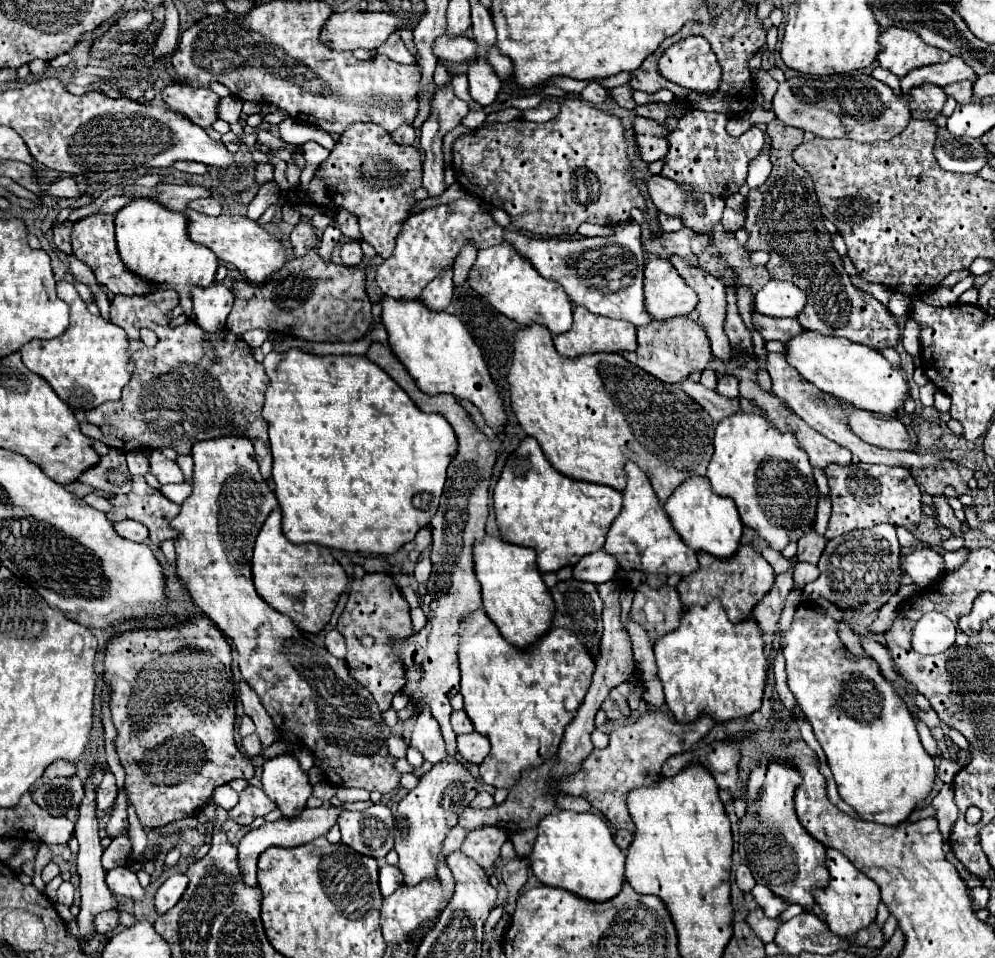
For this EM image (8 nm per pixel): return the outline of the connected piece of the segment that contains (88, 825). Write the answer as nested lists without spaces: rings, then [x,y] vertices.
[[[92,781],[84,783],[86,789],[86,797],[80,805],[80,815],[76,821],[76,829],[74,829],[74,837],[80,843],[80,851],[78,851],[78,863],[76,863],[76,873],[80,875],[80,913],[76,917],[78,927],[80,927],[80,939],[88,939],[88,935],[94,933],[94,917],[106,909],[118,909],[120,901],[116,899],[116,895],[108,889],[106,881],[104,881],[104,869],[102,869],[102,845],[100,845],[100,837],[98,837],[98,821],[96,821],[96,803],[94,803],[94,785]]]

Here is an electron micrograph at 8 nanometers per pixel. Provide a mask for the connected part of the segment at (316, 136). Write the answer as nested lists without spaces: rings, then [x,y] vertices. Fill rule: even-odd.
[[[286,119],[282,129],[284,129],[284,141],[292,143],[292,145],[304,145],[308,141],[316,141],[318,145],[332,149],[336,143],[336,139],[330,133],[316,129],[316,125],[308,125],[308,123],[302,123],[296,119]]]

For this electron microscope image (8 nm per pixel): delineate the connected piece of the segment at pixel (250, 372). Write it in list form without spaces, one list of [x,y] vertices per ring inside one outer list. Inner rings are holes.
[[[158,289],[150,295],[140,295],[140,297],[128,297],[128,295],[116,295],[110,305],[110,319],[118,327],[122,327],[128,335],[130,347],[128,355],[132,363],[136,365],[128,385],[122,389],[122,399],[118,403],[104,403],[92,411],[86,413],[86,419],[100,427],[104,433],[102,443],[108,447],[116,447],[122,453],[128,451],[142,451],[142,449],[152,449],[152,447],[172,447],[176,453],[190,453],[192,445],[202,441],[202,439],[212,439],[212,437],[222,437],[222,435],[246,435],[254,443],[256,459],[260,465],[262,475],[266,481],[270,481],[270,469],[272,469],[272,457],[270,457],[270,441],[268,441],[268,427],[262,413],[264,405],[264,393],[268,387],[268,375],[264,373],[264,367],[254,359],[252,349],[246,345],[244,339],[234,337],[226,329],[220,329],[220,333],[204,333],[200,325],[194,321],[186,321],[184,325],[170,329],[169,324],[172,319],[170,312],[179,305],[179,295],[172,289]],[[146,327],[152,329],[158,335],[158,345],[154,349],[148,349],[142,341],[138,331]],[[208,339],[220,357],[218,363],[210,361],[202,353],[202,341]]]

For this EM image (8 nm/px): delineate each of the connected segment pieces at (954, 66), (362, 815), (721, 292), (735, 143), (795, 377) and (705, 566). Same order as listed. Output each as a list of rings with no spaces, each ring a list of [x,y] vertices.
[[[952,57],[948,63],[936,63],[936,65],[912,69],[904,77],[900,77],[900,89],[902,89],[902,93],[908,93],[910,89],[914,89],[916,85],[922,85],[922,83],[934,83],[938,87],[946,87],[950,83],[964,81],[964,79],[976,81],[976,75],[964,63],[964,59]]]
[[[373,804],[362,812],[340,809],[338,825],[342,841],[362,855],[384,859],[394,847],[394,819],[385,805]]]
[[[670,257],[668,259],[680,277],[698,293],[698,305],[696,311],[700,315],[700,323],[708,333],[712,355],[718,359],[730,357],[730,341],[724,333],[724,319],[726,319],[726,285],[720,277],[714,277],[712,273],[704,273],[702,269],[696,269],[688,265],[682,257]]]
[[[690,111],[680,117],[678,127],[668,135],[670,151],[664,157],[662,177],[676,181],[682,187],[690,187],[698,193],[712,193],[712,197],[726,199],[740,191],[746,183],[748,163],[760,153],[764,147],[764,133],[758,127],[750,127],[740,137],[730,137],[726,131],[726,123],[730,117],[726,113],[706,113],[706,111]]]
[[[768,353],[766,359],[766,369],[772,377],[772,391],[802,419],[806,421],[812,429],[816,429],[818,433],[826,435],[828,439],[844,445],[846,449],[850,449],[860,461],[864,463],[878,463],[878,465],[898,465],[898,467],[906,467],[906,469],[924,469],[924,467],[940,467],[944,465],[948,459],[944,459],[940,453],[928,453],[928,451],[890,451],[890,449],[880,449],[876,445],[868,445],[862,439],[858,439],[844,421],[844,413],[840,409],[836,409],[836,403],[830,399],[830,395],[826,395],[824,401],[824,393],[818,393],[818,387],[814,387],[812,383],[804,381],[800,377],[800,373],[786,361],[786,357],[782,353]]]
[[[752,543],[740,545],[738,551],[732,557],[726,557],[726,559],[720,559],[720,557],[714,557],[710,553],[700,551],[698,563],[700,563],[700,567],[694,573],[690,573],[688,577],[682,577],[682,581],[676,587],[678,593],[680,593],[682,605],[684,607],[706,605],[708,595],[710,595],[712,599],[720,599],[730,621],[740,621],[742,617],[746,619],[746,615],[760,601],[760,597],[764,597],[774,585],[772,565],[762,557],[762,553]]]

